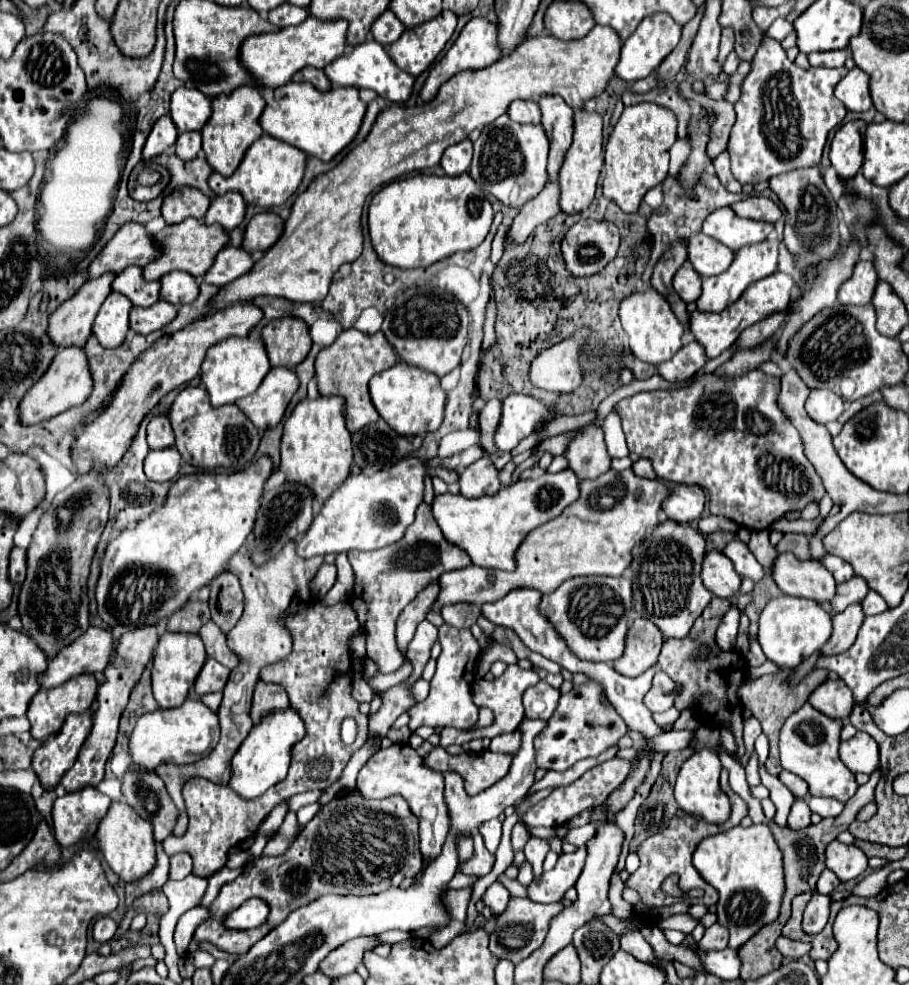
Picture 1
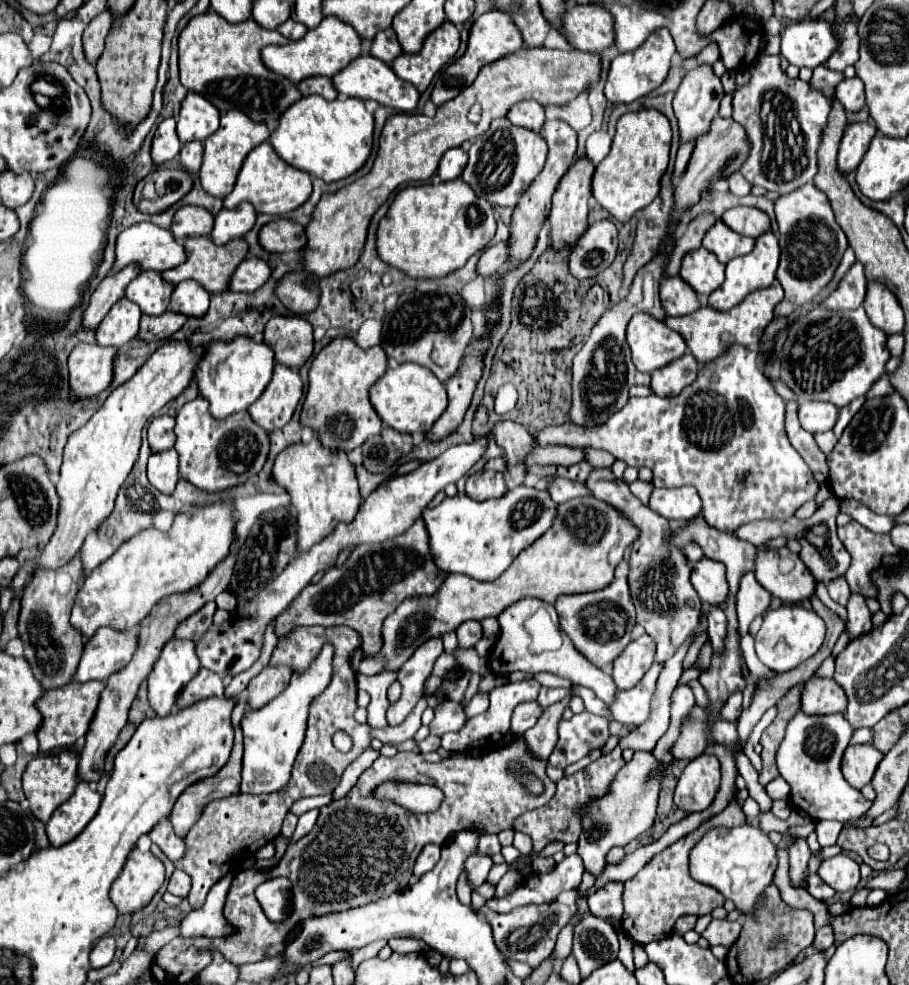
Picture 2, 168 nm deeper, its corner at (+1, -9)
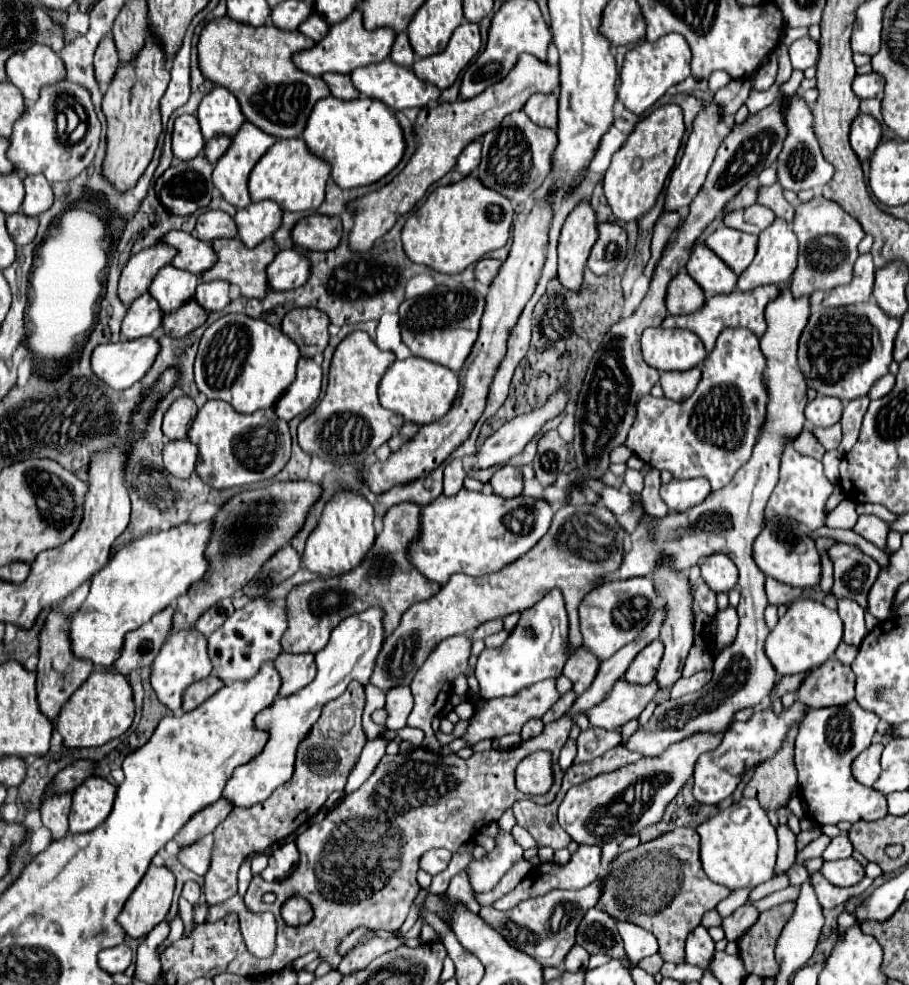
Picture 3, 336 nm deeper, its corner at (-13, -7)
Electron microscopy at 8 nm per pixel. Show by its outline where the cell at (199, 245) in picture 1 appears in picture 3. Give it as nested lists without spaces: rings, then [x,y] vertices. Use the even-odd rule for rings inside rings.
[[[269,237],[267,241],[263,241],[261,245],[257,245],[255,249],[249,249],[243,245],[241,239],[215,239],[213,247],[219,255],[219,261],[203,273],[203,281],[215,281],[215,279],[223,279],[229,281],[231,285],[241,287],[241,295],[243,297],[255,297],[255,299],[263,299],[269,291],[269,283],[267,283],[267,265],[275,259],[275,241]]]

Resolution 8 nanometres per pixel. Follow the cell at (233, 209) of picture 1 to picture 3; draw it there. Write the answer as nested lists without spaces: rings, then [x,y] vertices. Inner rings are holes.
[[[263,199],[251,203],[245,209],[239,209],[235,215],[235,223],[239,229],[239,237],[247,247],[259,245],[263,239],[271,237],[281,227],[283,211],[275,201]]]

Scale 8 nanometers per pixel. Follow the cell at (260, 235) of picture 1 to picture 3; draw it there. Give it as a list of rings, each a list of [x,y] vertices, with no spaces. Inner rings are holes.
[[[327,215],[303,217],[291,233],[295,245],[307,251],[331,251],[339,245],[341,235],[343,235],[341,219]]]

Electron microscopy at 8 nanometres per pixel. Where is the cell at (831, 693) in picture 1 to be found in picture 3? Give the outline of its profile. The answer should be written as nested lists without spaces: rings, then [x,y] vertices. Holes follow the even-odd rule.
[[[831,657],[821,667],[805,673],[797,697],[811,709],[845,705],[855,697],[855,673]]]

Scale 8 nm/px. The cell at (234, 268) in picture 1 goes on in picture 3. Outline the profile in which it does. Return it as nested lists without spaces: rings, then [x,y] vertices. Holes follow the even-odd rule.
[[[293,247],[287,251],[279,251],[273,263],[267,267],[269,285],[275,291],[287,291],[301,287],[311,273],[311,261],[303,249]]]

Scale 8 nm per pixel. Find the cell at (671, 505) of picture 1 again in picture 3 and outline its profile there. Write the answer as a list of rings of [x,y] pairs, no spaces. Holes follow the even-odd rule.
[[[705,477],[689,479],[689,481],[669,481],[661,485],[661,497],[671,511],[685,511],[701,501],[711,493],[711,485]]]

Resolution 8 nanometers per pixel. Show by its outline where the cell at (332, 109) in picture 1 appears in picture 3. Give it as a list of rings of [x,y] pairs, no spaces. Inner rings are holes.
[[[337,97],[321,99],[303,131],[307,147],[331,163],[331,177],[341,189],[371,185],[391,173],[405,155],[405,137],[397,117],[377,99],[359,97],[341,101]]]

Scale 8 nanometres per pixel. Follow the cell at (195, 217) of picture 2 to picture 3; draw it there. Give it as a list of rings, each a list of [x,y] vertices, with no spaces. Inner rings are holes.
[[[205,211],[197,221],[197,237],[201,241],[237,237],[237,225],[225,211]]]

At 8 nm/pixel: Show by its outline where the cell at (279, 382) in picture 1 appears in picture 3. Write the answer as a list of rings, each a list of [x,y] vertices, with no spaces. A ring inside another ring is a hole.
[[[301,357],[297,363],[297,379],[289,385],[289,389],[275,405],[277,417],[291,421],[293,417],[307,411],[319,399],[321,381],[323,381],[321,365],[315,359]]]

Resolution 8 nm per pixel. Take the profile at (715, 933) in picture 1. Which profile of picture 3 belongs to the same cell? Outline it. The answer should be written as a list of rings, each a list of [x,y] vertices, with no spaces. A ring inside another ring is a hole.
[[[745,903],[737,911],[733,911],[729,917],[725,917],[723,919],[723,931],[727,935],[727,941],[739,939],[751,927],[751,923],[757,921],[757,917],[759,917],[759,911],[751,903]]]

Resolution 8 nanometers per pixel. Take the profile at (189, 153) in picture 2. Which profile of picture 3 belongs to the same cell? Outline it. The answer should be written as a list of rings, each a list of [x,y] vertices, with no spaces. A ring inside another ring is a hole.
[[[215,137],[211,141],[205,143],[205,155],[207,159],[215,165],[219,161],[219,157],[223,157],[223,153],[229,149],[231,145],[231,137]]]

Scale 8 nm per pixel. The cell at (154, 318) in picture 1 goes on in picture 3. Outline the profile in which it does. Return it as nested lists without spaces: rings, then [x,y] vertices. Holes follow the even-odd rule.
[[[193,299],[177,311],[163,315],[163,329],[169,337],[185,337],[207,321],[207,311]]]

